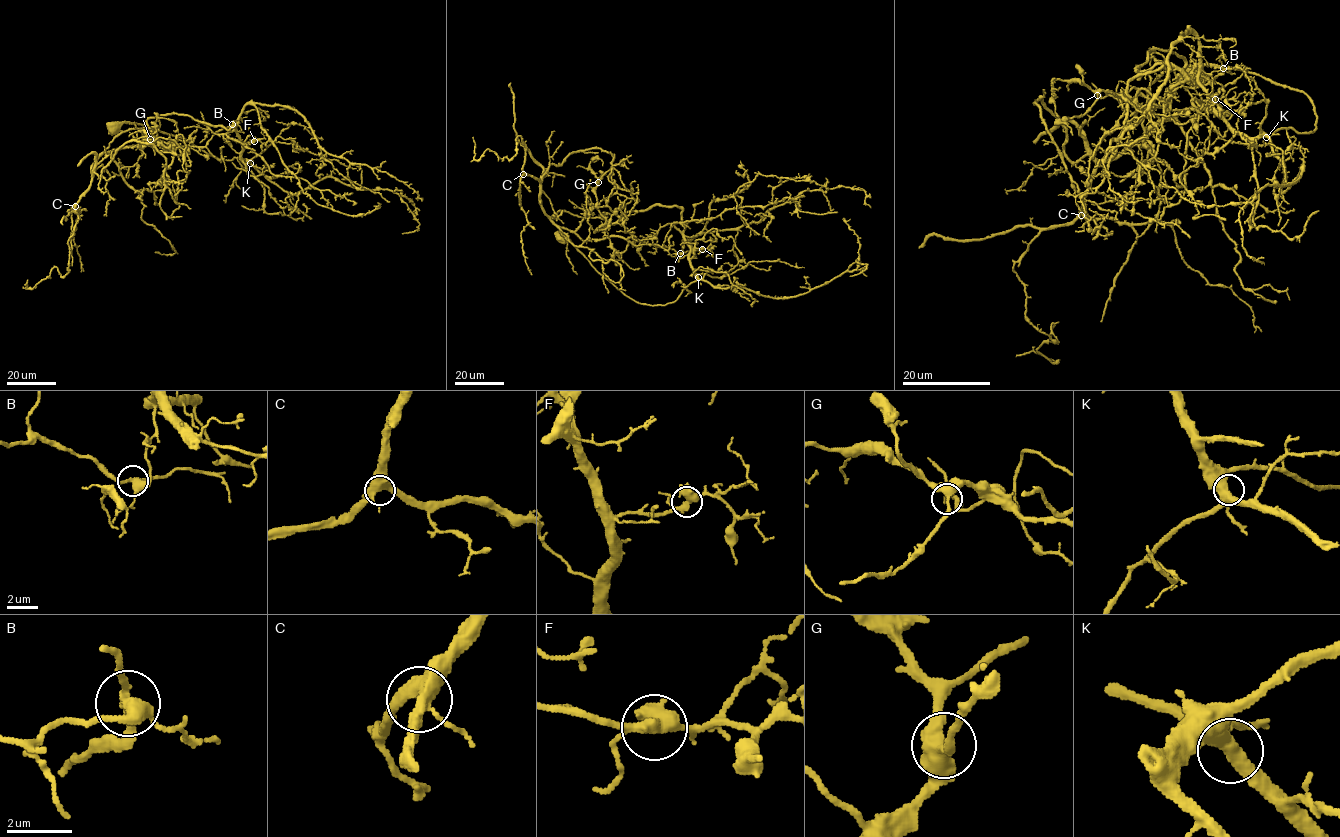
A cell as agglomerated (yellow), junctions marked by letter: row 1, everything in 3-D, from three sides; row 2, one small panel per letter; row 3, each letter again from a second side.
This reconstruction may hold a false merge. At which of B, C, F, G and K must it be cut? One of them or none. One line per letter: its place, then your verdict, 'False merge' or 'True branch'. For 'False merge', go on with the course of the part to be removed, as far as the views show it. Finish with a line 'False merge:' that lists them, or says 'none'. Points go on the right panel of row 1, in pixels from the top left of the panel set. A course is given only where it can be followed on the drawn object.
B: Place: (1223, 68). False merge. Course of the part to remove: (1222, 68), (1014, 264), (1057, 340), (1015, 357)
C: Place: (1081, 215). True branch
F: Place: (1215, 99). True branch
G: Place: (1097, 95). True branch
K: Place: (1266, 137). True branch
False merge: B

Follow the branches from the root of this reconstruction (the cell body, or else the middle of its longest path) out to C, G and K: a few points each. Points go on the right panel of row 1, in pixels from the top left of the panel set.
C: (1197, 74), (1299, 90), (1316, 128), (1239, 134), (1201, 70), (1222, 69), (1209, 107), (1100, 163), (1081, 215)
G: (1197, 74), (1299, 90), (1316, 128), (1237, 133), (1222, 69), (1207, 109), (1097, 95)
K: (1197, 74), (1206, 65), (1236, 67), (1299, 90), (1313, 102), (1316, 128), (1312, 132), (1280, 128), (1266, 137)

